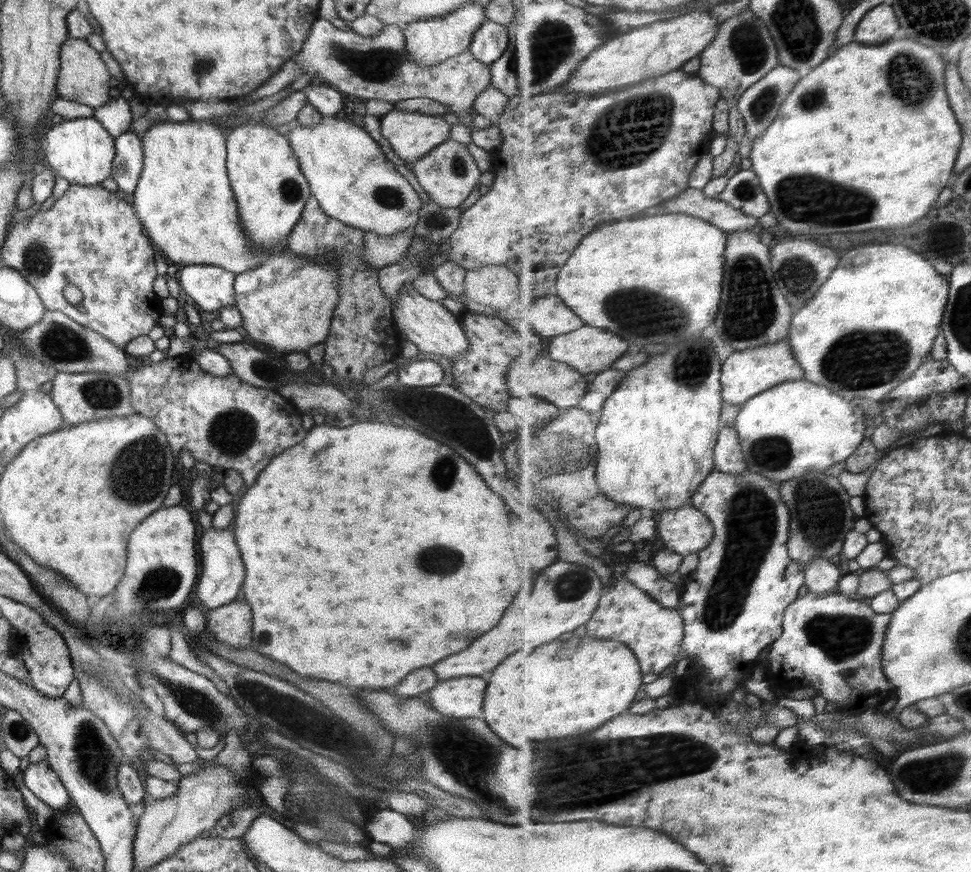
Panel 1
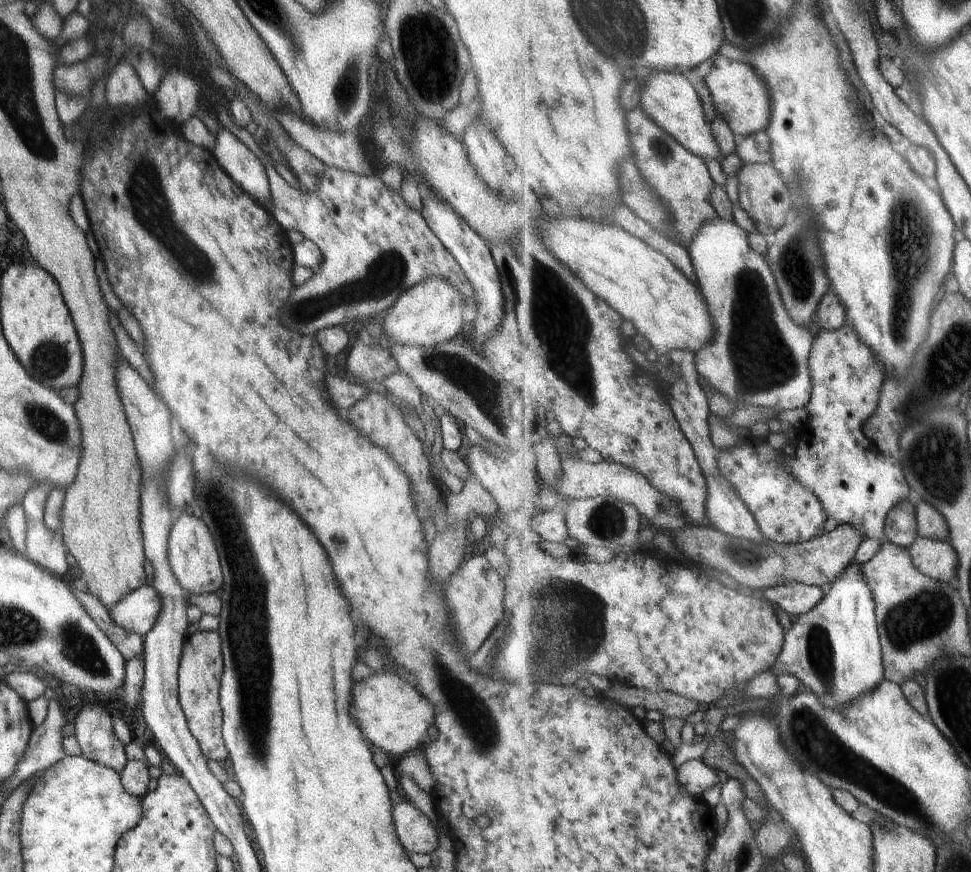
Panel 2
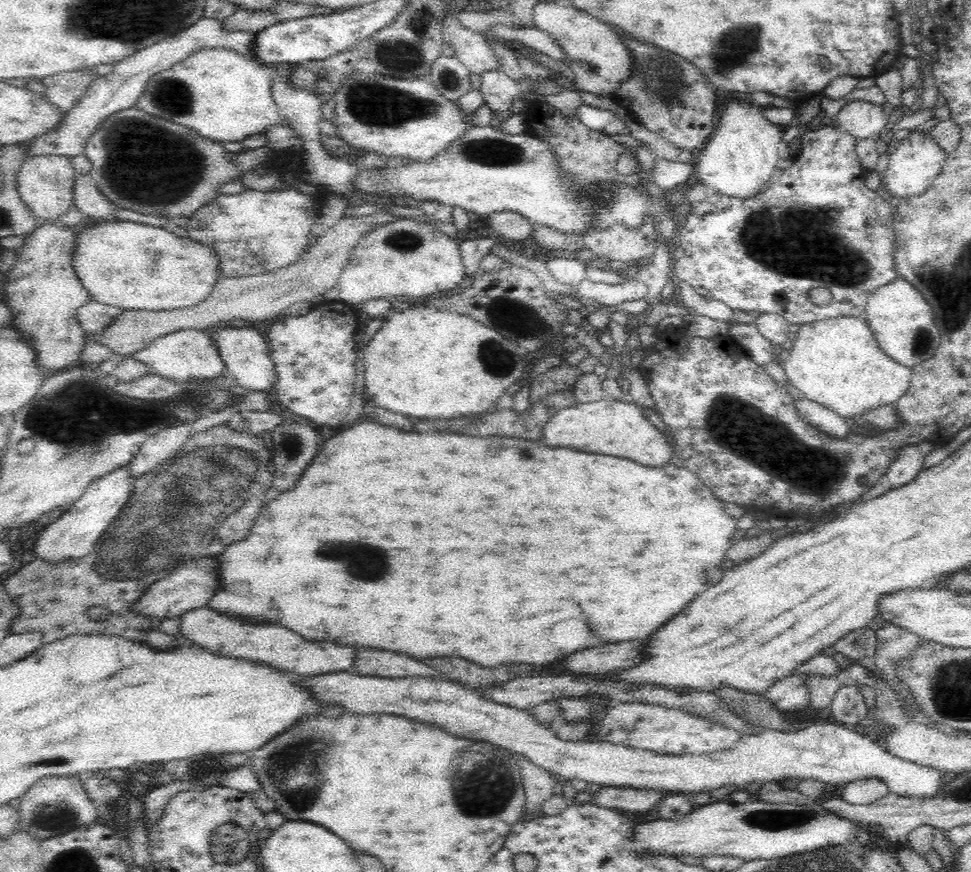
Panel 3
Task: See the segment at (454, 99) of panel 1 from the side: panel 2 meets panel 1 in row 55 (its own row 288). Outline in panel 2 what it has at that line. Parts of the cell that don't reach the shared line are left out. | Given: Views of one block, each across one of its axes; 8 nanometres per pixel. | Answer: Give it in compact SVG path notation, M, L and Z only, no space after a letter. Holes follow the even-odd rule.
M228 122L226 128L242 144L250 148L250 152L262 162L262 168L268 176L270 194L272 196L271 215L276 222L289 232L300 232L305 239L311 240L322 252L322 262L315 269L312 277L304 284L294 287L286 306L282 308L282 324L298 334L315 334L329 326L353 324L358 319L367 321L370 317L394 306L401 294L412 288L415 284L426 282L430 278L442 278L448 280L464 298L464 306L476 310L474 300L474 288L468 282L466 274L454 257L444 248L438 237L428 228L421 212L414 210L404 202L398 190L390 190L384 186L384 182L378 176L354 174L325 165L322 180L314 192L304 193L290 187L276 172L274 164L254 141L254 137L244 129L236 125L236 122Z

